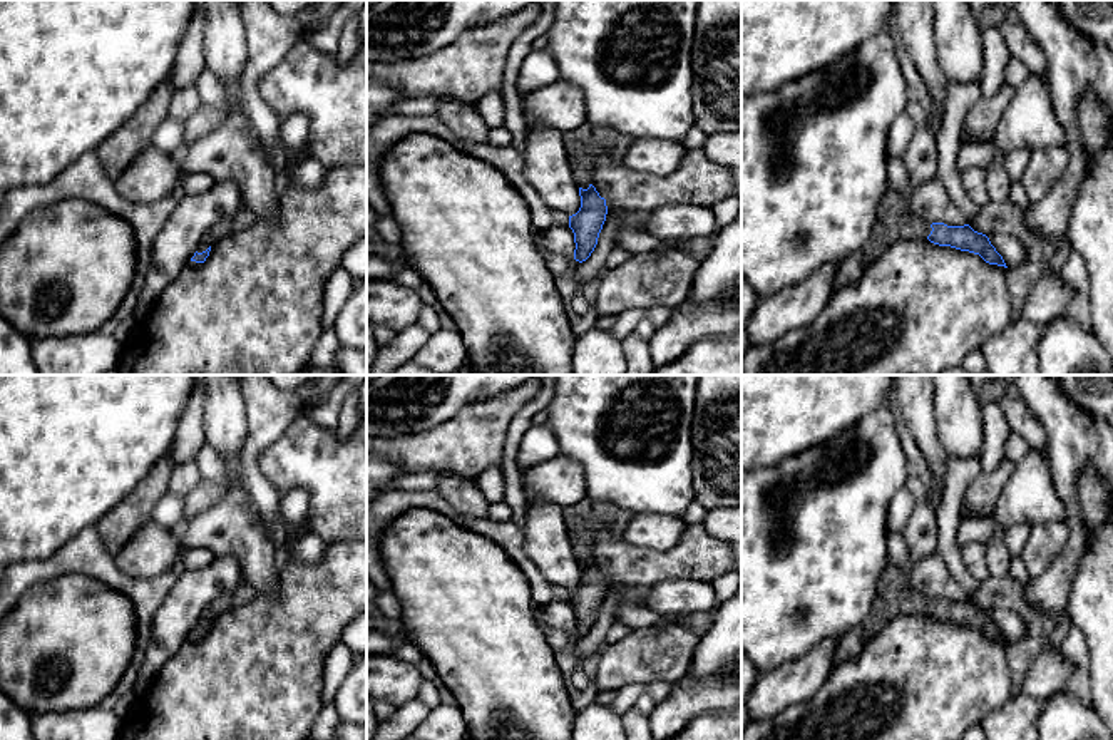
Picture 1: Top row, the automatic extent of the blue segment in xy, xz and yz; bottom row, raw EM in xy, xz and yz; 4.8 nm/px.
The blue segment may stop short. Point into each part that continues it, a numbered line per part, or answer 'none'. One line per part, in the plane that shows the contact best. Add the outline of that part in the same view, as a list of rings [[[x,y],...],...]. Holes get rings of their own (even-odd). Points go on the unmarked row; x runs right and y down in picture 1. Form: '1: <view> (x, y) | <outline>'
1: xy (245, 593) | [[[248,584],[236,588],[231,593],[218,596],[201,614],[197,628],[206,626],[213,618],[219,613],[228,611],[231,608],[243,606],[254,599],[254,589]]]

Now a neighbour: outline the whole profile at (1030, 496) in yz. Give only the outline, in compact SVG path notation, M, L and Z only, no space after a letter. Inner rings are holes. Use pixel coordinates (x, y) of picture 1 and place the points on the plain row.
M1031 447L1029 454L1016 464L1011 479L991 516L999 531L984 544L989 573L1008 573L1008 551L1003 532L1019 522L1033 526L1041 522L1066 521L1066 507L1054 487L1048 454Z

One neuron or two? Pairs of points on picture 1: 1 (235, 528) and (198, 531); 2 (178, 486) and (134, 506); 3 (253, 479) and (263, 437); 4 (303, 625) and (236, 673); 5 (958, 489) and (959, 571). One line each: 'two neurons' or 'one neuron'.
1: one neuron
2: two neurons
3: one neuron
4: one neuron
5: one neuron

